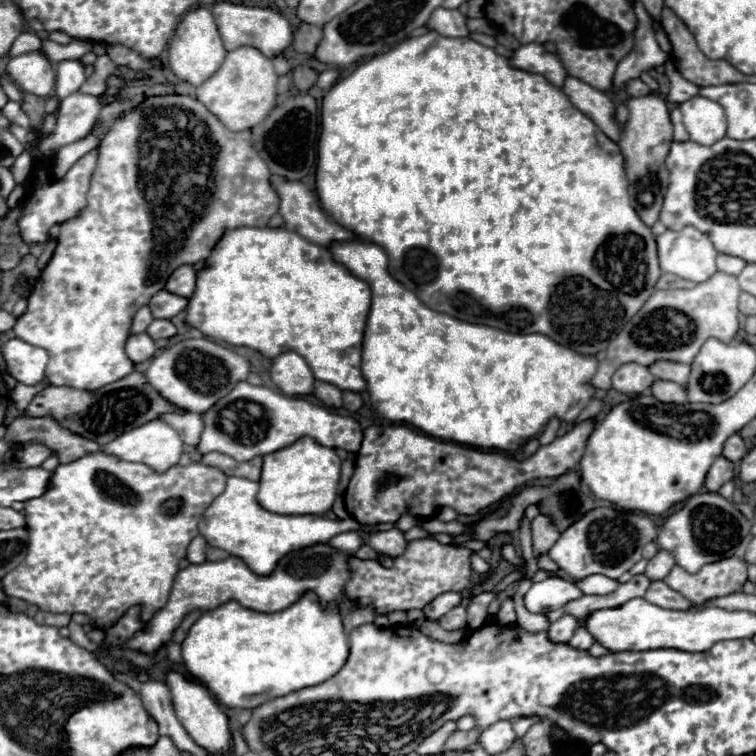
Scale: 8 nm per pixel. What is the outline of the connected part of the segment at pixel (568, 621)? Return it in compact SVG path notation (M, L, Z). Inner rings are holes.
M563 616L563 618L559 618L557 622L553 622L553 624L549 626L547 638L549 638L551 642L555 642L555 644L567 644L567 642L571 640L573 632L577 630L577 626L579 626L577 618L573 618L573 616Z

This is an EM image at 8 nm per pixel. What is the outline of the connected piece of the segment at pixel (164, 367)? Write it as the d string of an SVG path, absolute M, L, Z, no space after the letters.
M191 338L157 354L147 368L145 378L169 404L201 414L221 400L221 396L227 396L239 380L247 380L249 372L249 362L231 348L225 348L209 338Z

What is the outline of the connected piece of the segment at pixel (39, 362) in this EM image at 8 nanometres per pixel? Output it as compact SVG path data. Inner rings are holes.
M11 338L7 340L7 344L1 346L1 354L11 370L11 376L17 382L35 386L45 378L49 354L43 348L27 344L19 338Z

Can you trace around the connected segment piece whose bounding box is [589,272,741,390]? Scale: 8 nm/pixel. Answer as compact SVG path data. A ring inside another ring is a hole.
M715 272L709 280L697 284L691 290L657 290L649 302L625 324L607 348L607 356L599 362L597 374L591 378L591 386L597 390L611 388L613 372L627 362L637 362L649 366L653 360L677 360L691 364L693 356L699 352L707 338L719 338L721 342L731 342L739 330L739 310L737 298L741 294L737 276ZM617 354L617 356L615 356ZM617 358L617 362L615 362Z

